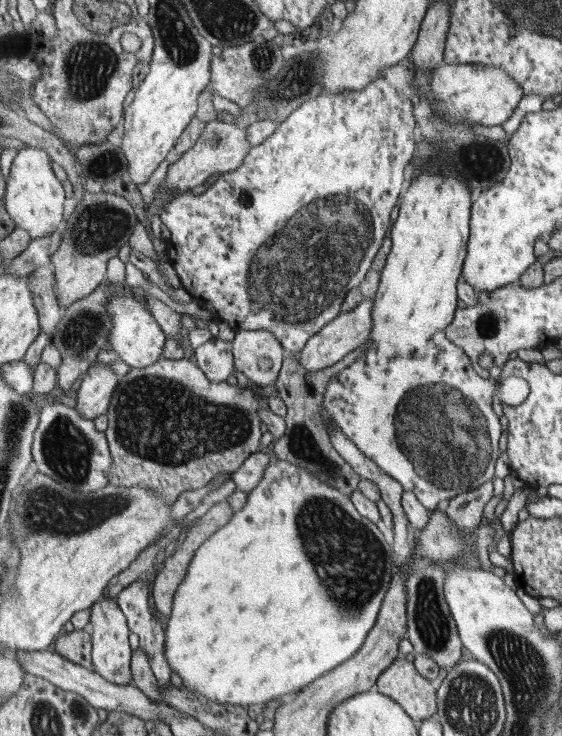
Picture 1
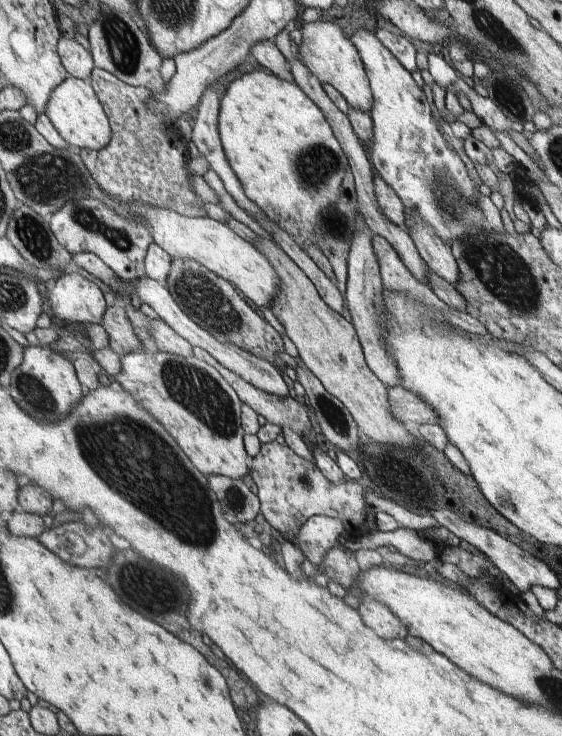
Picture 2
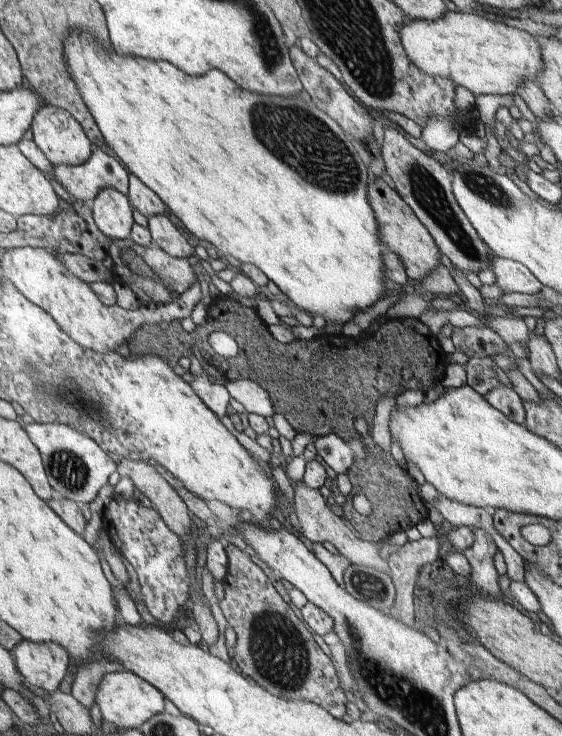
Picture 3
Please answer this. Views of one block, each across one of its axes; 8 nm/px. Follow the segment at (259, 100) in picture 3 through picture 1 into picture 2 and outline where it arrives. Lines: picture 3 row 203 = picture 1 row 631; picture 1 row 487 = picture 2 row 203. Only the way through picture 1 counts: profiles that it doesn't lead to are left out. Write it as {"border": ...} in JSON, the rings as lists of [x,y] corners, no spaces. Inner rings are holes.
{"border":[[[260,70],[260,72],[254,71],[252,73],[244,74],[242,78],[234,80],[234,82],[228,86],[226,94],[220,99],[218,129],[226,159],[228,160],[232,171],[240,180],[244,194],[246,194],[246,196],[248,196],[248,198],[250,198],[250,200],[268,216],[270,221],[273,221],[282,230],[285,230],[290,235],[290,238],[293,238],[302,250],[304,250],[304,244],[311,243],[318,246],[316,236],[314,236],[316,230],[318,230],[318,224],[320,224],[318,218],[320,218],[320,214],[322,214],[326,208],[330,208],[334,202],[338,202],[341,188],[344,186],[344,177],[346,176],[346,172],[349,171],[349,158],[346,156],[346,152],[344,152],[344,148],[342,148],[340,140],[338,140],[338,137],[333,132],[333,128],[329,124],[325,114],[321,112],[321,108],[293,81],[286,81],[276,74],[268,74],[268,72],[262,72],[262,70]]]}

